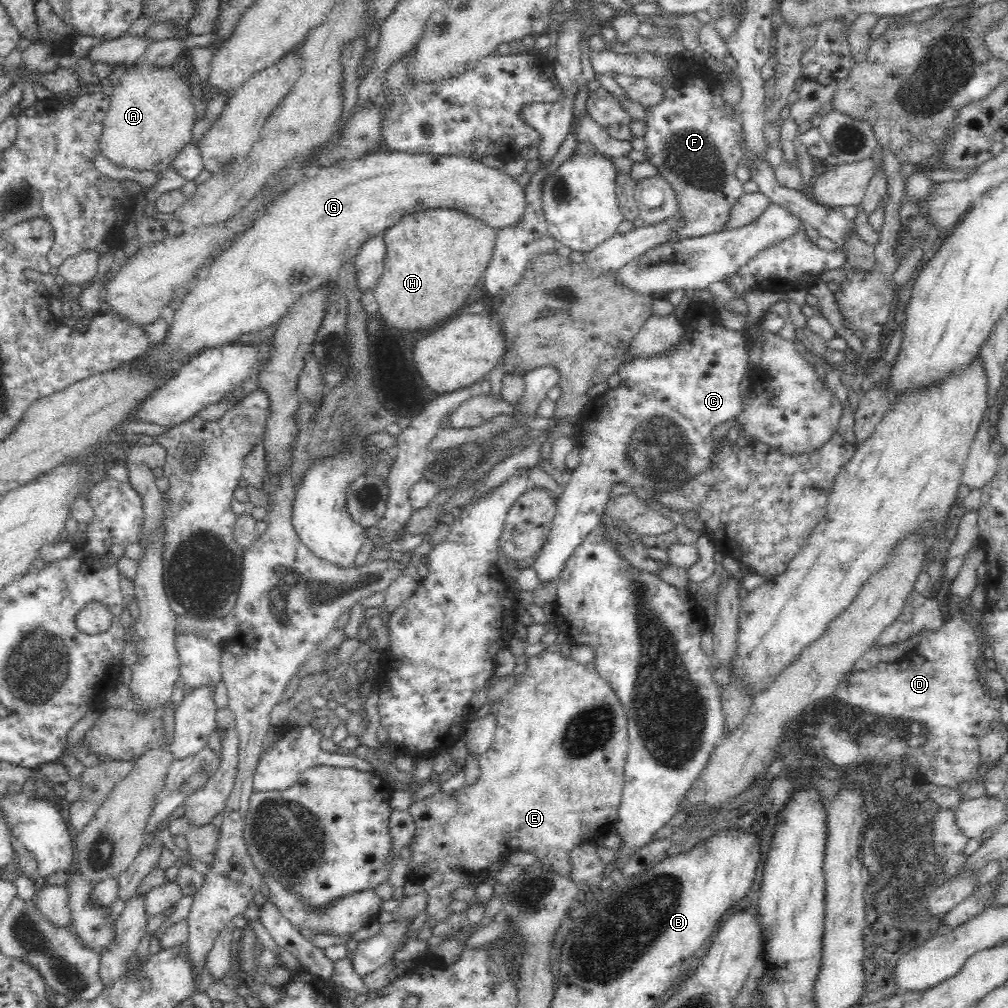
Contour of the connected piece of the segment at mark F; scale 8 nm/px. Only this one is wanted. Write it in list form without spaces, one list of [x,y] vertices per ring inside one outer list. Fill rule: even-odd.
[[[604,50],[591,51],[589,58],[595,73],[650,78],[653,84],[662,86],[662,100],[656,106],[646,108],[646,127],[642,136],[644,157],[656,167],[656,177],[668,181],[678,197],[678,210],[674,217],[678,217],[680,226],[676,226],[674,231],[679,238],[696,238],[718,232],[734,202],[745,193],[735,175],[739,163],[744,160],[743,121],[735,114],[736,104],[723,99],[718,75],[712,75],[692,57],[676,59],[652,52],[615,54]],[[673,62],[680,64],[673,68]]]

